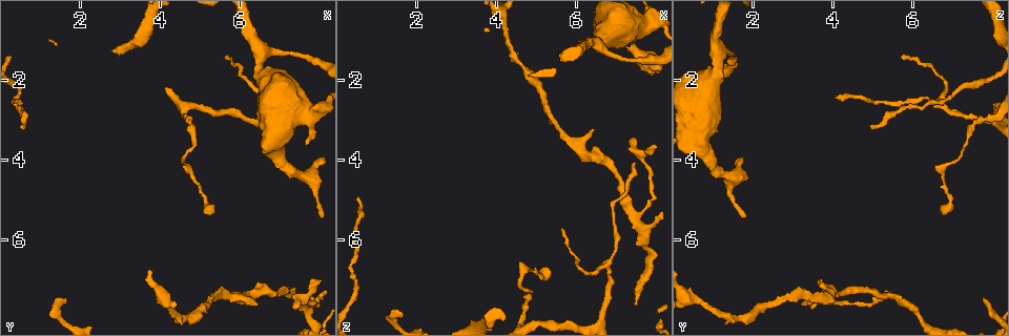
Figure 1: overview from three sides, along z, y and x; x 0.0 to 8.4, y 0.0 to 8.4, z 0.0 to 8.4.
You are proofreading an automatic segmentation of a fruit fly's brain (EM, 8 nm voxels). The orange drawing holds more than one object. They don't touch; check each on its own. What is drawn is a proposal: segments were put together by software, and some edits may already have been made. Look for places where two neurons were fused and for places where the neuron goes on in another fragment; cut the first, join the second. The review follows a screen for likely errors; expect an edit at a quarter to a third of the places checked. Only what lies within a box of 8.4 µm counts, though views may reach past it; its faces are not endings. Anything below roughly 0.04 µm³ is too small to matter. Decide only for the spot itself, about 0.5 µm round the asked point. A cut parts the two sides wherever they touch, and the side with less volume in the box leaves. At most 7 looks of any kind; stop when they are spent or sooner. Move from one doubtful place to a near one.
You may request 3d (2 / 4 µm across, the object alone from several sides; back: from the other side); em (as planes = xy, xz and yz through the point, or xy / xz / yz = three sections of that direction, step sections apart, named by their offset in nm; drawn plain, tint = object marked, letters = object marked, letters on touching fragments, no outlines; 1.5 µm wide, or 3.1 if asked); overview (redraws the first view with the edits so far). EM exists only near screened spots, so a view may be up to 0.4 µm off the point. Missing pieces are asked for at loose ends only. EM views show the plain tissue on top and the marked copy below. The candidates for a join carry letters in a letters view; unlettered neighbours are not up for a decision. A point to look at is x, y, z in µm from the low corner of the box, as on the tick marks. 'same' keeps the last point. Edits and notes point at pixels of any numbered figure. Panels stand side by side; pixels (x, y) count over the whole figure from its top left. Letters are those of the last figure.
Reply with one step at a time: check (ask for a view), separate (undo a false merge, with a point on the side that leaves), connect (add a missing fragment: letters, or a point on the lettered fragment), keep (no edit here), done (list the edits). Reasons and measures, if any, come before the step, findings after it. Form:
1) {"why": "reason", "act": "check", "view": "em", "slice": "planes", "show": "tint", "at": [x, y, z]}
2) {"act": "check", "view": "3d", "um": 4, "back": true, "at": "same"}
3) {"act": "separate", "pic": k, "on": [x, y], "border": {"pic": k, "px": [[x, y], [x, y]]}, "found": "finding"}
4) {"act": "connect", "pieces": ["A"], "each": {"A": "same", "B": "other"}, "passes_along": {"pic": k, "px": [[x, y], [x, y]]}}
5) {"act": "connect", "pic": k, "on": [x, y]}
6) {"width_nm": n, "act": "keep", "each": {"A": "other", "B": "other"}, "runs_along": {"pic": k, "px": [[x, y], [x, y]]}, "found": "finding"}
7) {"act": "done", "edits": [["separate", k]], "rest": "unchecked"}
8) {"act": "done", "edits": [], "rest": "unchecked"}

{"why": "tapers out", "act": "check", "view": "em", "slice": "yz", "step": 4, "show": "tint", "at": [7.25, 7.65, 3.45]}

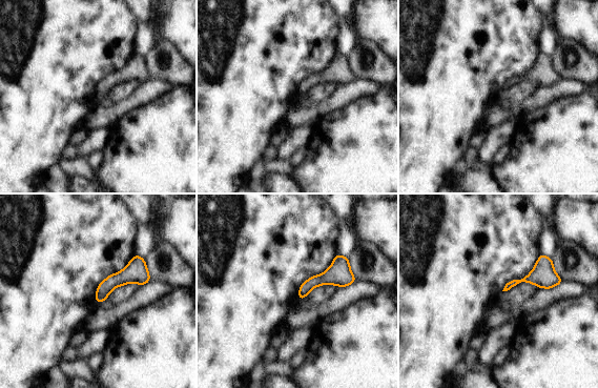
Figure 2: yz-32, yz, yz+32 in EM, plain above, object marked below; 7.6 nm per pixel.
{"why": "cut it another way", "act": "check", "view": "em", "slice": "planes", "show": "letters", "at": "same"}

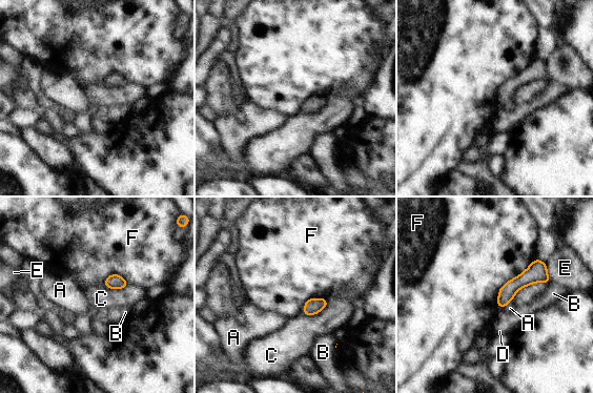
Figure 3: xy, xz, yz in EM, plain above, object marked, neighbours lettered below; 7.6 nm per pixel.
{"width_nm": 90, "longest_contact_nm": ["F", 400], "act": "keep", "each": {"A": "other", "B": "other", "C": "other", "D": "other", "E": "other", "F": "other"}, "found": "none of them fits"}

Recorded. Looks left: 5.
{"why": "tapers out", "act": "check", "view": "em", "slice": "xz", "step": 4, "show": "letters", "at": [5.70, 1.45, 5.65]}

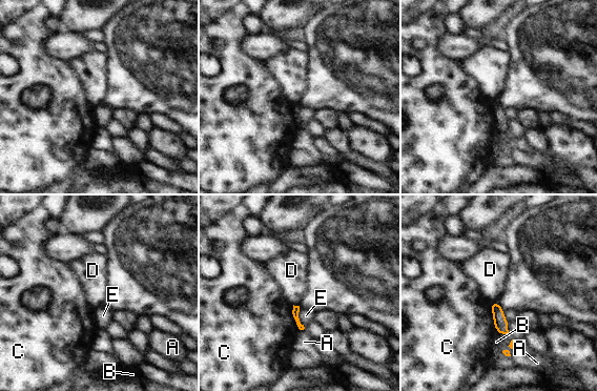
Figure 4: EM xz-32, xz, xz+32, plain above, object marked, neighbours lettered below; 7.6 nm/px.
{"act": "keep", "each": {"A": "other", "B": "other", "C": "other", "D": "other", "E": "other"}, "found": "none of them fits"}

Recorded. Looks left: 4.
{"act": "check", "view": "3d", "um": 2, "at": [7.35, 1.30, 1.45]}

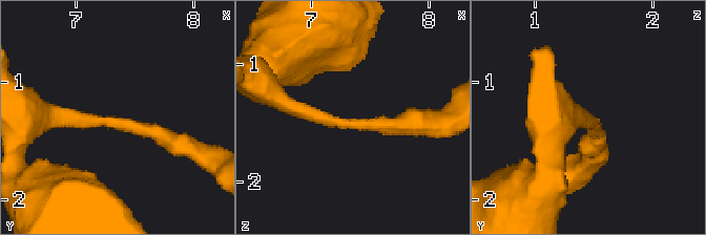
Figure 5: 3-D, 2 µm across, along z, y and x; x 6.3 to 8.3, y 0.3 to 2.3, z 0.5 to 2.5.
{"act": "check", "view": "em", "slice": "xz", "step": 4, "show": "tint", "at": [7.34, 1.32, 1.46]}

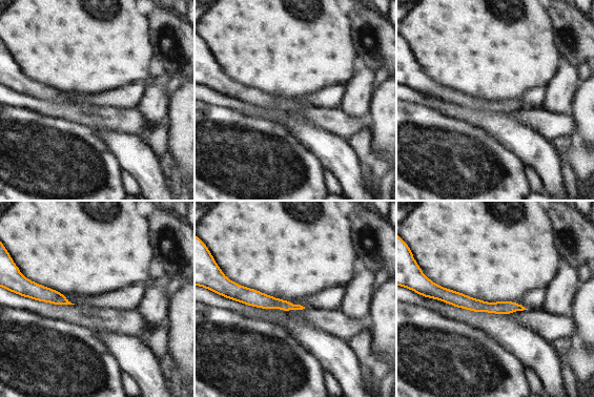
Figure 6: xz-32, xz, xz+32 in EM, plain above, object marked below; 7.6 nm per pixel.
{"act": "check", "view": "em", "slice": "planes", "show": "letters", "at": "same"}

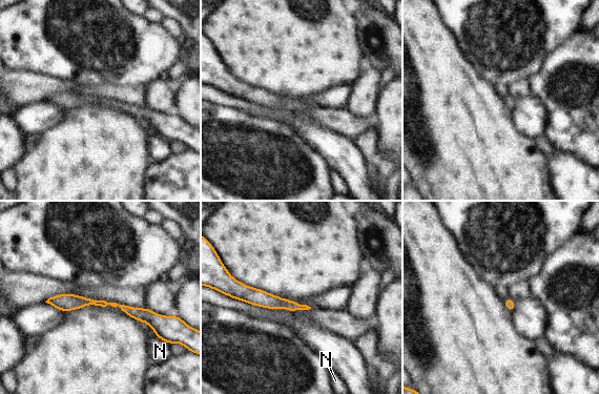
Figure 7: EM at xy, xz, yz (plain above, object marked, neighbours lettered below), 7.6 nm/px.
{"act": "keep", "each": {"N": "other"}, "runs_along": {"pic": 7, "px": [[50, 301], [114, 304], [161, 317]]}, "found": "one neuron here"}

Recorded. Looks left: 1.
{"act": "done", "edits": [], "rest": "unchecked"}

